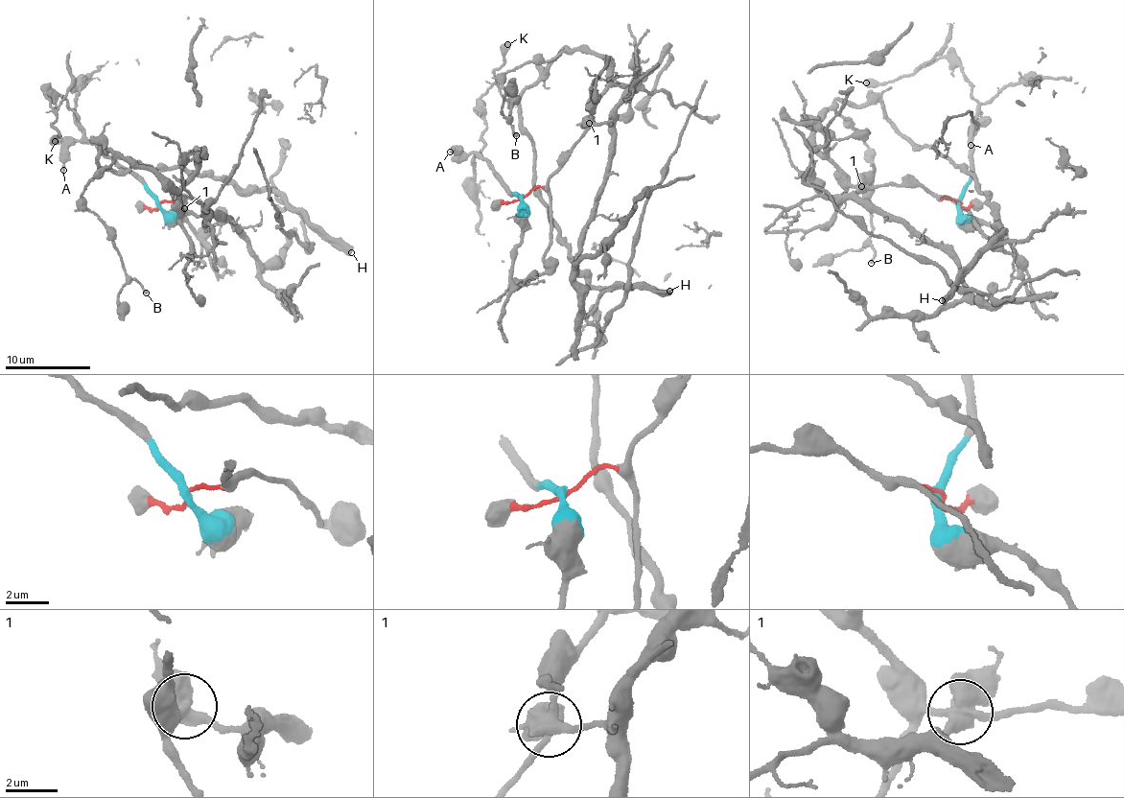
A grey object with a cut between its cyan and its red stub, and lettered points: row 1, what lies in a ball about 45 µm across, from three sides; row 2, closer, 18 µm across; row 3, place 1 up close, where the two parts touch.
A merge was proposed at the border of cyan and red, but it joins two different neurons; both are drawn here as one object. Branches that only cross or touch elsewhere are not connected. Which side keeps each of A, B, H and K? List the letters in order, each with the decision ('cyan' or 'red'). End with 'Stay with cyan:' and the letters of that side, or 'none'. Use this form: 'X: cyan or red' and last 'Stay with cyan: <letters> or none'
A: cyan
B: red
H: red
K: cyan
Stay with cyan: A, K

